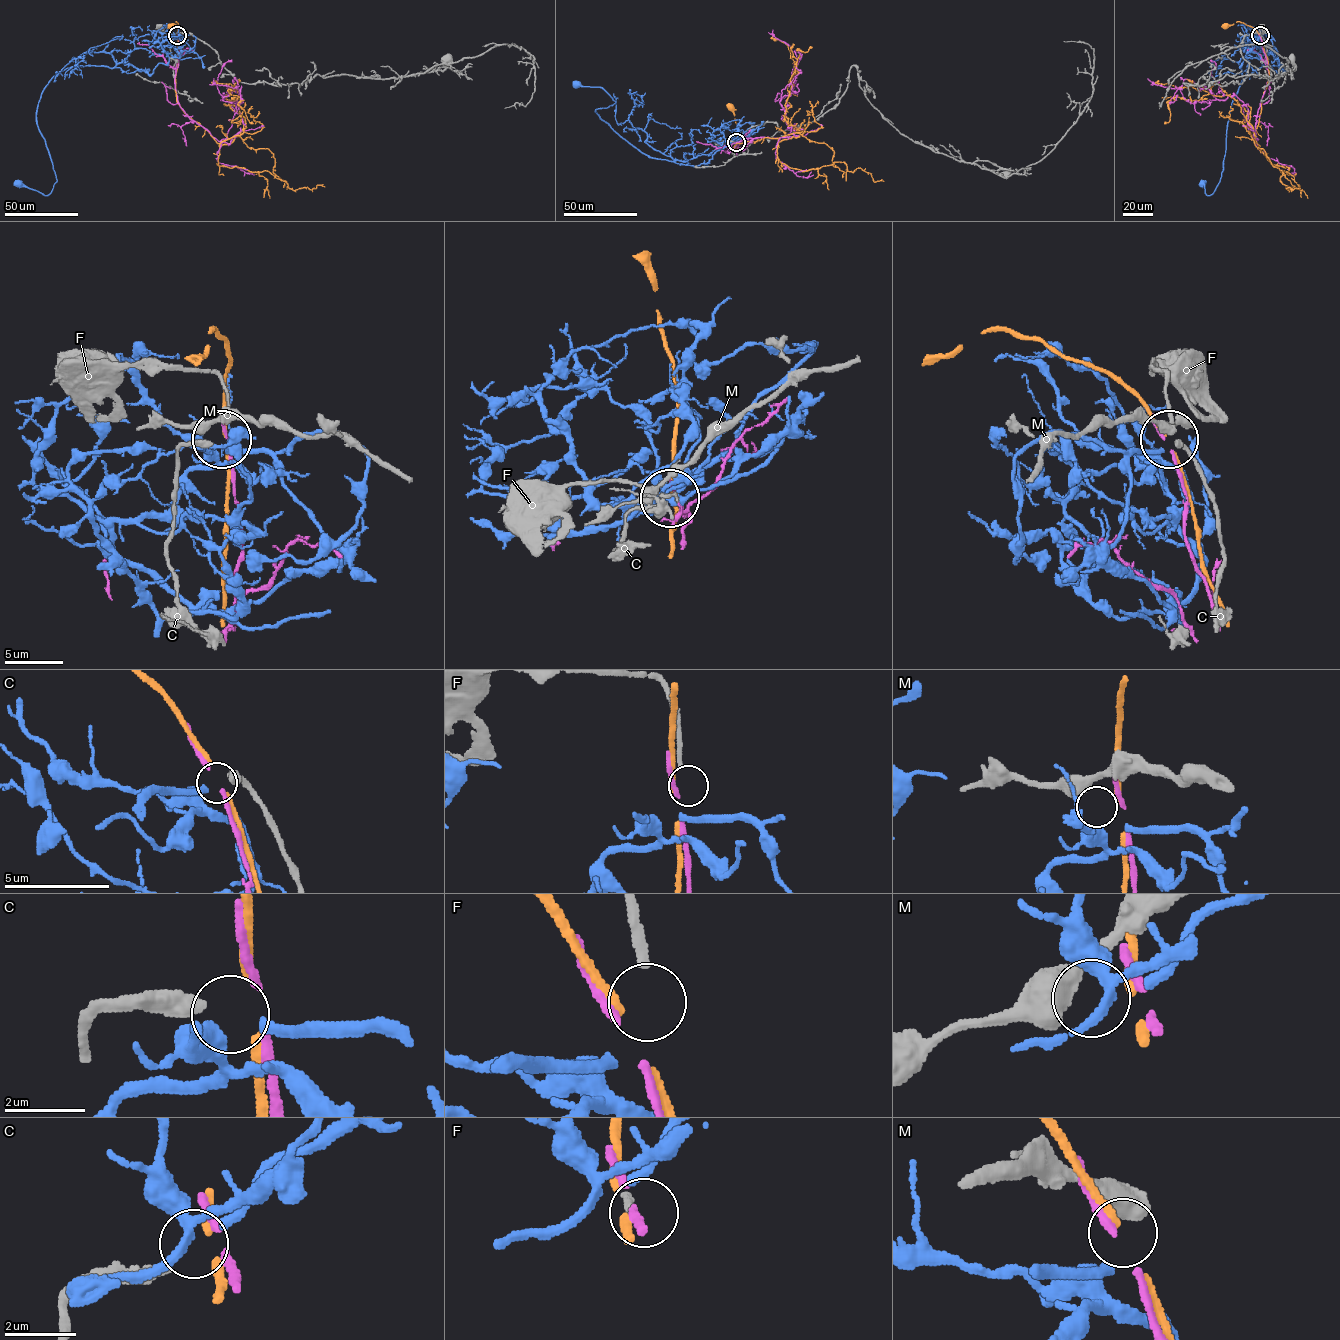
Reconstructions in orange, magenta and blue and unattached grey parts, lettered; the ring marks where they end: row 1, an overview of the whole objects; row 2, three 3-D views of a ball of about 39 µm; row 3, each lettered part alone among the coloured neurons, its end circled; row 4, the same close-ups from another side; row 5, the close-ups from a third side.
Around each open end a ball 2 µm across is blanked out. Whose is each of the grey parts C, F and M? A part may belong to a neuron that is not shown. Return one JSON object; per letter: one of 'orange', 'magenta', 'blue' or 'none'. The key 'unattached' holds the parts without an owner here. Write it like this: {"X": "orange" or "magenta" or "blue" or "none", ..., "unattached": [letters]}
{"C": "blue", "F": "none", "M": "none", "unattached": ["F", "M"]}

